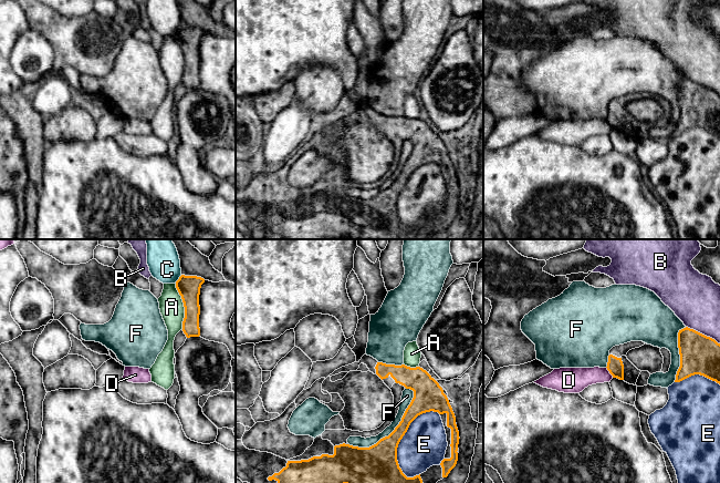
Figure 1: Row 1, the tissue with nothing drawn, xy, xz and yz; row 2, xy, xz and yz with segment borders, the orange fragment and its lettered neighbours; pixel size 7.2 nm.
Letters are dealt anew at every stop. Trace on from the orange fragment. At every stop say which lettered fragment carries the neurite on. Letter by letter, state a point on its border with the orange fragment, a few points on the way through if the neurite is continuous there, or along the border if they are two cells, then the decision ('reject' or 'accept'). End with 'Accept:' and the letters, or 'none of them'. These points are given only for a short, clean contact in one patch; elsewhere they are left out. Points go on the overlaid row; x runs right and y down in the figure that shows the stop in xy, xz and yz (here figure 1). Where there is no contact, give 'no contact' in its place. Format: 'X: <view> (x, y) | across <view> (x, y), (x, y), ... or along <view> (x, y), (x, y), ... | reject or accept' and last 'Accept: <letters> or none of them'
A: xy (184, 306) | reject
B: yz (701, 334) | reject
C: xy (178, 279) | along xy (181, 275), (175, 283) | reject
D: yz (609, 372) | along yz (606, 367), (613, 377) | reject
E: xz (402, 438) | reject
F: xz (390, 433) | reject
Accept: none of them

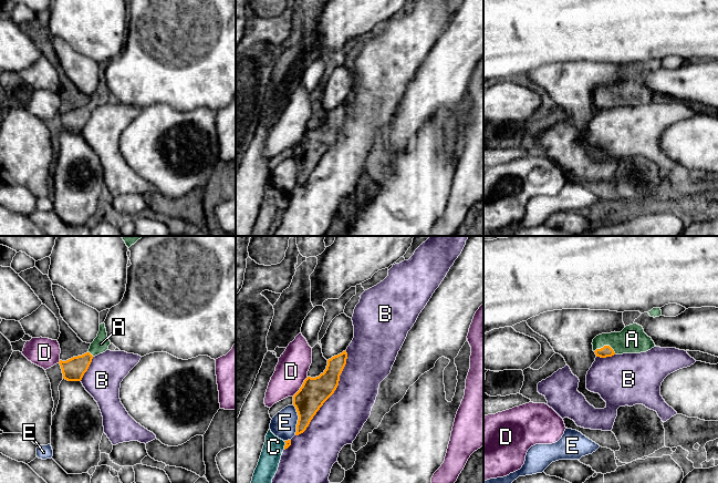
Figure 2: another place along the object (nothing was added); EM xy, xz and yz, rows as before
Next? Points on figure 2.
A: yz (605, 346) | across yz (606, 350), (605, 346), (632, 339) | accept
B: xz (332, 393) | reject
C: xz (284, 445) | reject
D: xz (301, 387) | along xz (308, 377), (292, 396) | reject
E: xz (298, 420) | reject
Accept: A

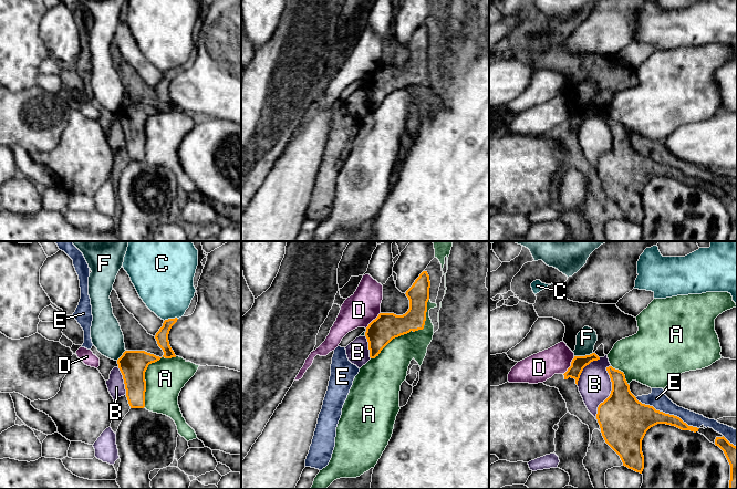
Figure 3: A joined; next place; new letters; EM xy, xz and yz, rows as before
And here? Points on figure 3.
A: xz (411, 330) | reject
B: yz (611, 393) | reject
C: xy (170, 319) | reject
D: yz (571, 365) | along yz (574, 356), (571, 365), (563, 374) | reject
E: yz (667, 414) | reject
F: yz (583, 356) | along yz (592, 352), (574, 356) | reject
Accept: none of them

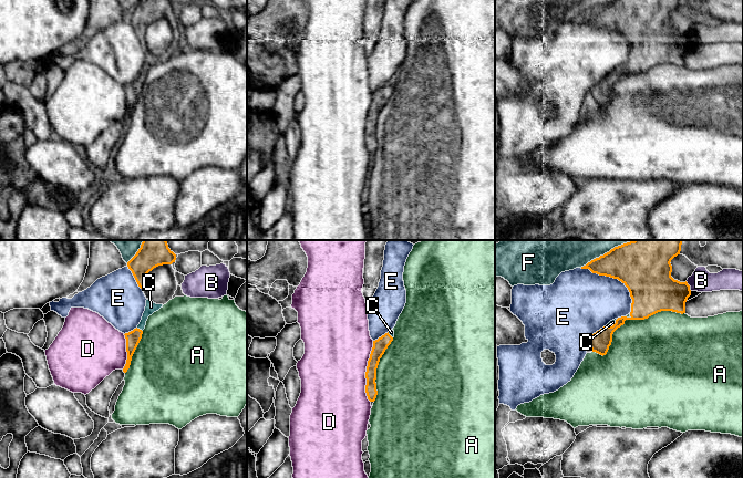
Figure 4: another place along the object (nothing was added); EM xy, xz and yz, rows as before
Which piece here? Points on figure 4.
A: yz (631, 319) | reject
B: yz (687, 283) | along yz (685, 281), (690, 286) | reject
C: xy (138, 329) | across xy (133, 338), (138, 329), (151, 307) | accept
D: xz (365, 372) | reject
E: yz (617, 278) | reject
F: yz (607, 252) | reject
Accept: C

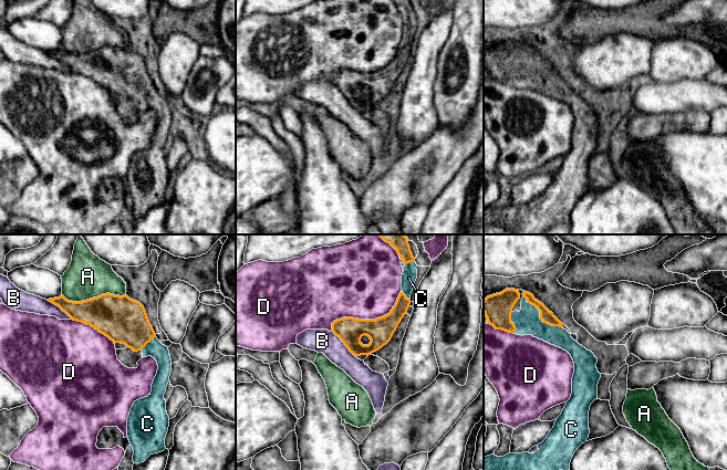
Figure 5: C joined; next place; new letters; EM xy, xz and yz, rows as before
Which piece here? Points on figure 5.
A: xy (94, 298) | reject
B: xy (60, 307) | reject
C: yz (540, 317) | accept
D: xz (366, 320) | reject
Accept: C

